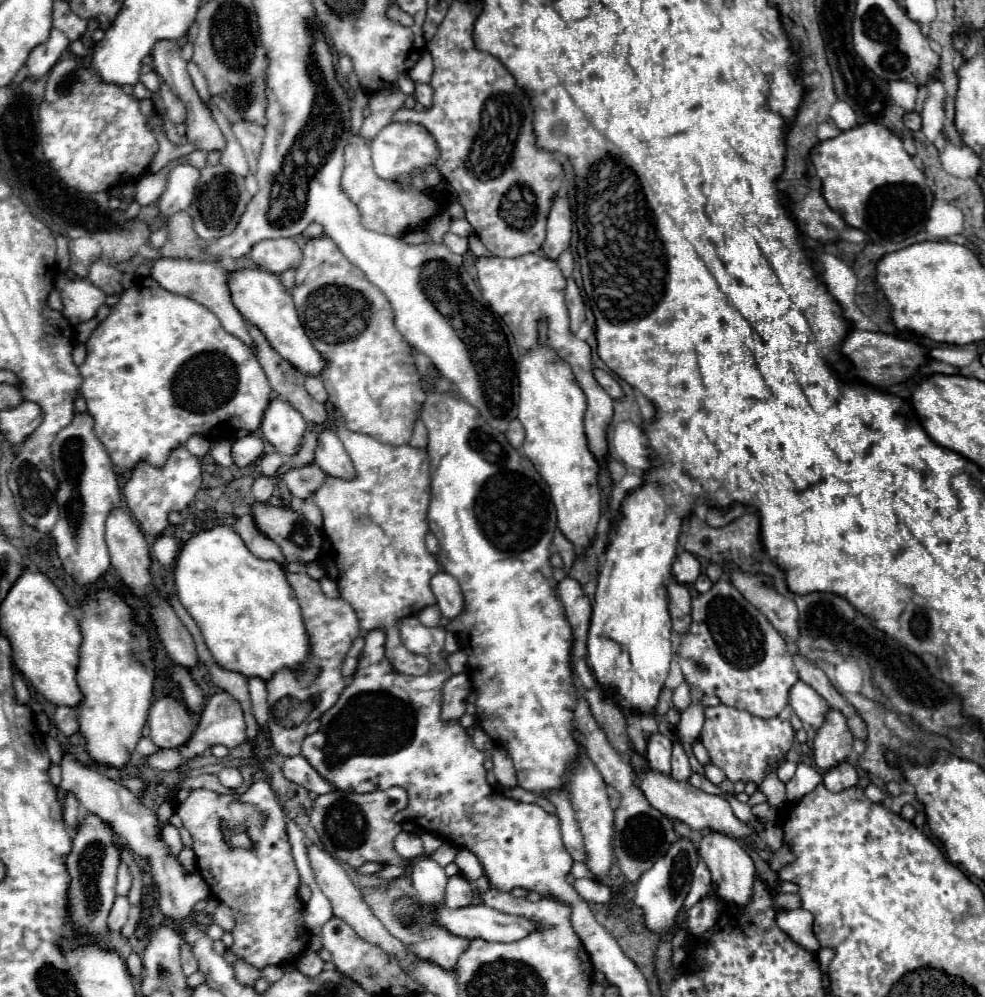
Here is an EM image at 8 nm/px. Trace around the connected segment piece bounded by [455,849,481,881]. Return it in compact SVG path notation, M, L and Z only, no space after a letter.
M459 849L459 851L457 851L455 863L457 863L457 867L459 867L459 871L461 871L461 875L463 875L465 879L475 881L475 879L481 877L481 875L473 875L473 853L469 853L467 849Z

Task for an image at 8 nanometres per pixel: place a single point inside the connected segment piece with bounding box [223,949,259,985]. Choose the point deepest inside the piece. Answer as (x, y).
(246, 974)

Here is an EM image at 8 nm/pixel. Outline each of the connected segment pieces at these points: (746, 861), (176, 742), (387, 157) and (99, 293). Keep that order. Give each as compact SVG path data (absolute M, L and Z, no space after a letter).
M709 833L699 843L699 855L705 859L705 863L711 869L713 883L717 887L719 897L723 901L727 901L729 905L747 907L751 903L751 895L753 895L755 867L753 867L753 861L751 861L749 853L739 845L739 841L735 841L733 837L721 835L721 833Z
M175 697L157 699L149 711L149 727L151 727L151 741L157 743L161 749L181 747L189 741L193 727L191 715L187 707Z
M389 123L381 133L371 141L371 155L375 173L381 179L401 179L411 181L411 175L415 169L425 169L425 165L437 161L437 143L433 137L429 137L427 129L421 129L421 125L415 123Z
M59 275L55 287L63 295L63 315L71 325L93 319L99 305L103 305L107 299L107 293L89 279L67 279L65 275Z

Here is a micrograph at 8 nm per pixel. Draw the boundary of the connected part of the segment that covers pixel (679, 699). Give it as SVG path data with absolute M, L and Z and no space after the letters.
M681 683L673 689L673 701L675 703L691 703L691 693L689 693L689 685Z

